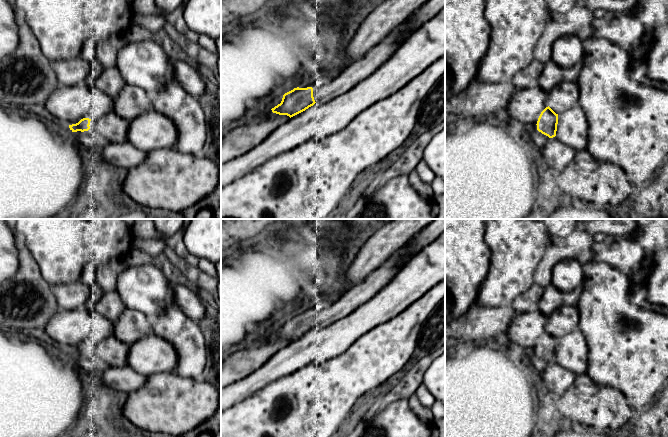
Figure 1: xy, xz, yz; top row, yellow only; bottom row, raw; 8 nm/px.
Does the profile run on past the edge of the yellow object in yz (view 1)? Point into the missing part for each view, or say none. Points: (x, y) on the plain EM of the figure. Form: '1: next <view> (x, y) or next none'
1: next none

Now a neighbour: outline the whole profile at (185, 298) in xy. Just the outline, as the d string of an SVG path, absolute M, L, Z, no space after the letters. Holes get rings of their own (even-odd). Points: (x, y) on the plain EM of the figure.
M171 284L174 305L176 305L189 319L197 323L204 319L206 304L192 286Z

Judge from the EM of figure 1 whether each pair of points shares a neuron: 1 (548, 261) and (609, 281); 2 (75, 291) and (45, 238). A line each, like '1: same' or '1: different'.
1: different
2: different

